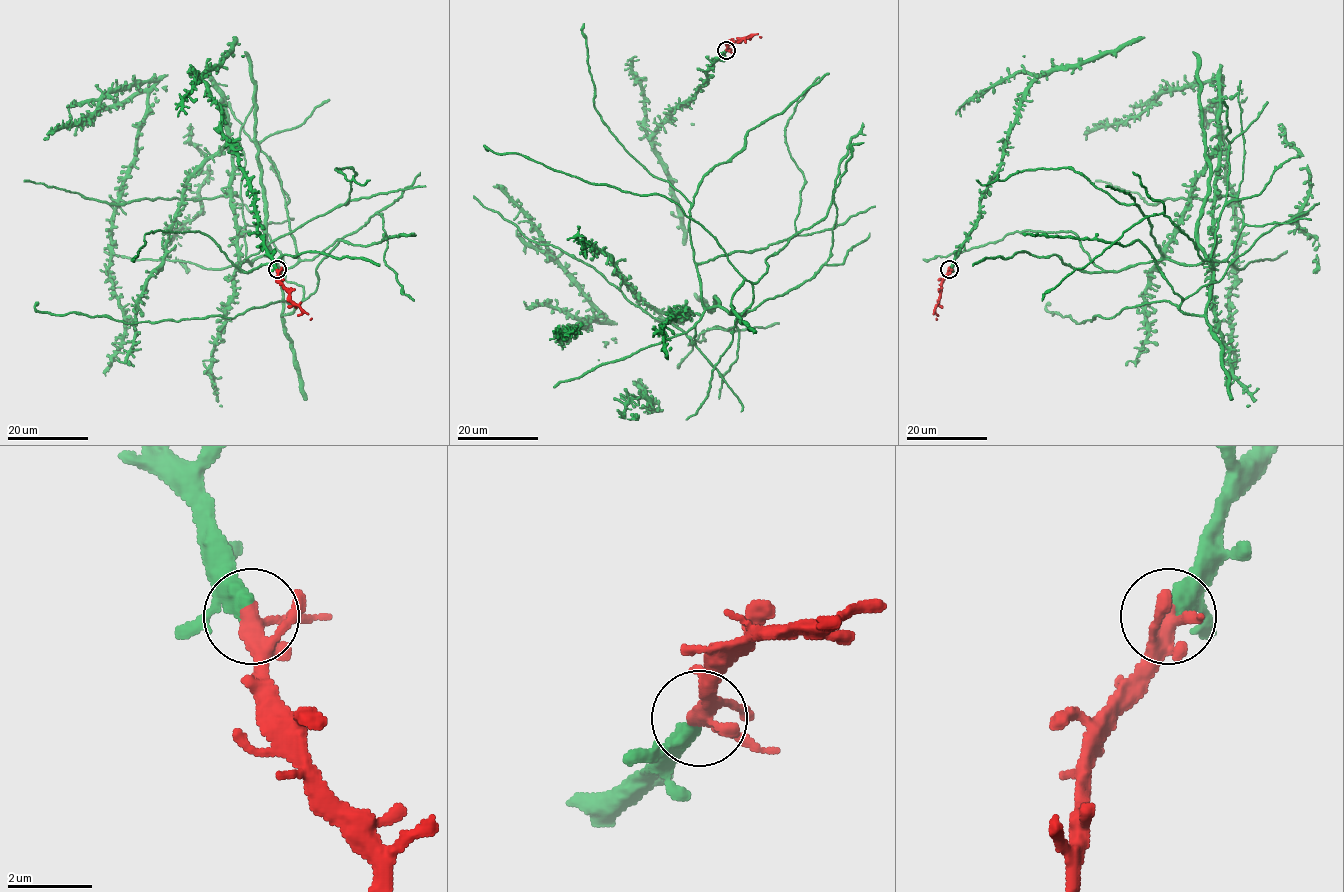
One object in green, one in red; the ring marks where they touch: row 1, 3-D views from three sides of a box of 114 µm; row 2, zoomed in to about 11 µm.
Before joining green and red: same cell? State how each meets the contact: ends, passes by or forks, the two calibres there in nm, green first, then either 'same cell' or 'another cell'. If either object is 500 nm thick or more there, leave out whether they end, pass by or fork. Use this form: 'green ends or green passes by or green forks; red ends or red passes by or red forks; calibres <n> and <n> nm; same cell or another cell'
green passes by; red forks; calibres 320 and 280 nm; same cell

